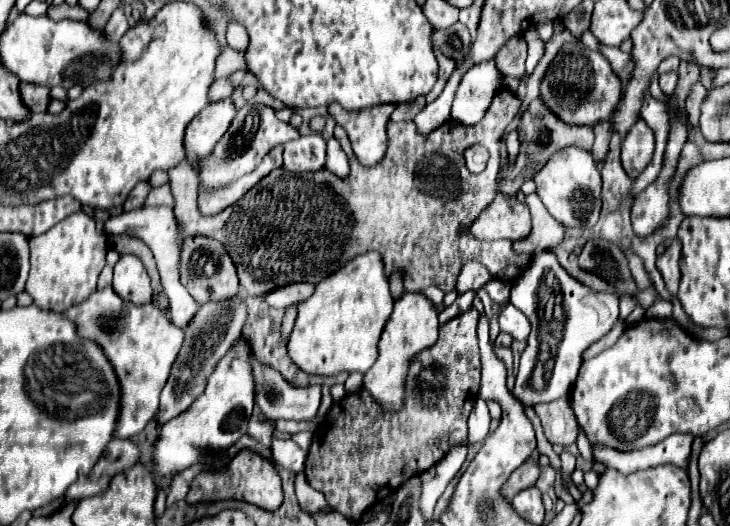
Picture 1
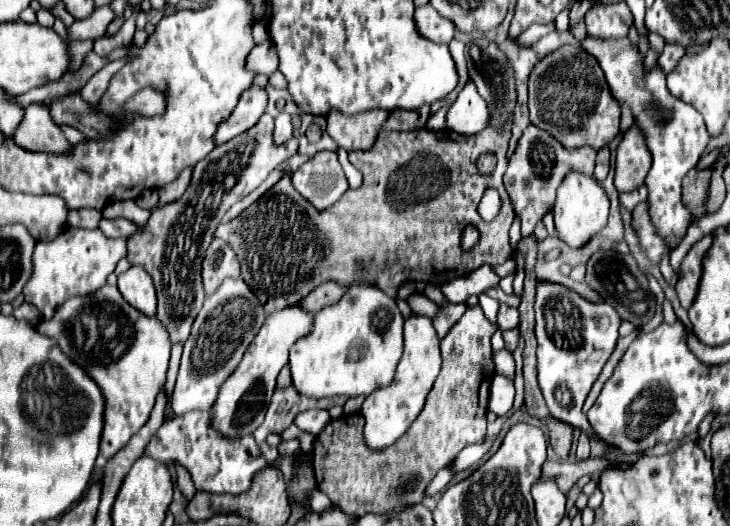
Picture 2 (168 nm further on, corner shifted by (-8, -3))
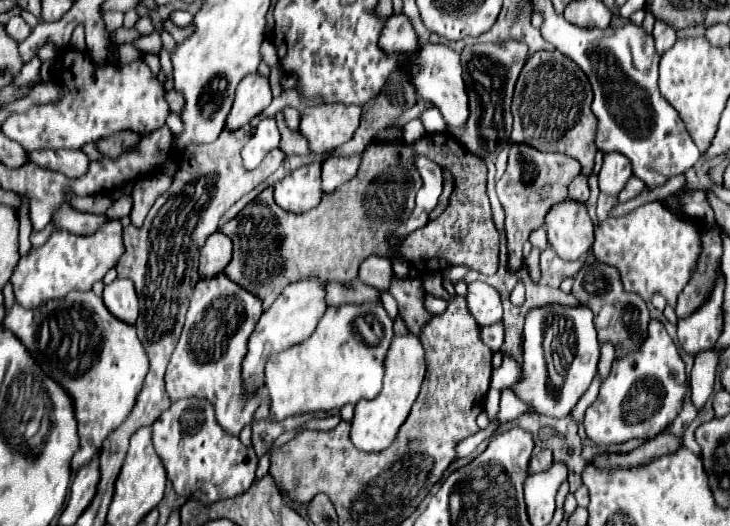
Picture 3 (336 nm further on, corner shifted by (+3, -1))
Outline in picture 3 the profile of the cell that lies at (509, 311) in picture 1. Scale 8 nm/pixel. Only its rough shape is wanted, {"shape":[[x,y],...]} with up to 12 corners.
{"shape":[[467,283],[467,309],[479,325],[501,321],[499,293]]}

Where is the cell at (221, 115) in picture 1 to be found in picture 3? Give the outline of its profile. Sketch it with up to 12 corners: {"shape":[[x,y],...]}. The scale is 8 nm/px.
{"shape":[[249,73],[237,87],[227,127],[261,115],[273,95],[269,79]]}

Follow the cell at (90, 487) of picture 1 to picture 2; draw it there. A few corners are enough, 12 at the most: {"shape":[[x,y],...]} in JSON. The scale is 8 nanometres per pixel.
{"shape":[[210,413],[164,421],[144,455],[182,463],[196,489],[242,493],[266,465],[254,437]]}

